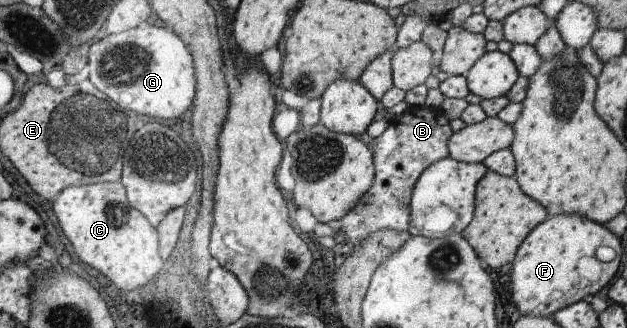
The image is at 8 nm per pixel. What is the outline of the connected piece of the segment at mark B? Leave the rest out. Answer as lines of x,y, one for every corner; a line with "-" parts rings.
425,105
409,107
401,116
394,116
388,120
386,130
372,143
372,147
375,147
375,183
368,190
368,193
363,195
355,209
339,219
340,225
342,225
340,230
350,243
353,243
354,246
360,245
370,234
384,229
408,231
411,226
411,197
414,186
429,165
450,155
448,145
453,133
450,121
447,116
442,115
442,110
429,108

